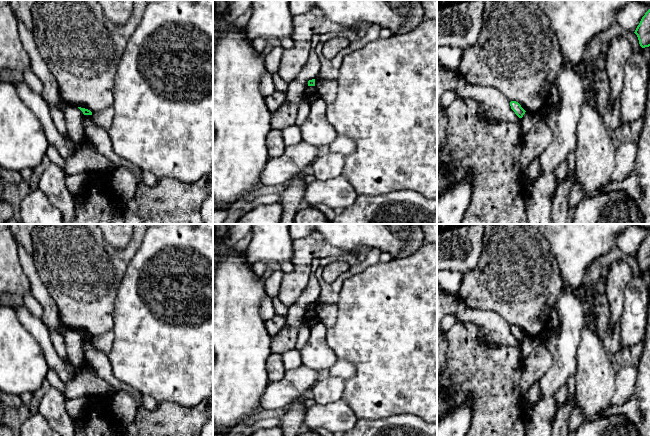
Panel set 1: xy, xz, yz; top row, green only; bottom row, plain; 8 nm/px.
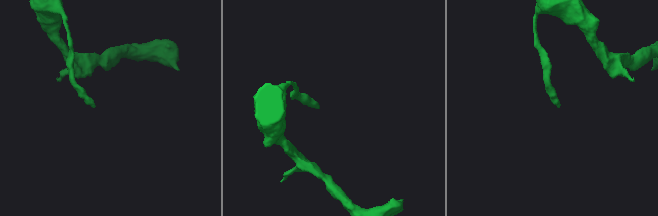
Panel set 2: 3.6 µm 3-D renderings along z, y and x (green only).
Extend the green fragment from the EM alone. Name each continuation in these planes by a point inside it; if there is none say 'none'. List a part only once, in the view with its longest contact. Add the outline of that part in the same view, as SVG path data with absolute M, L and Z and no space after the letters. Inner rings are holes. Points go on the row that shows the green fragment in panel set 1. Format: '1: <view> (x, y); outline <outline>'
none

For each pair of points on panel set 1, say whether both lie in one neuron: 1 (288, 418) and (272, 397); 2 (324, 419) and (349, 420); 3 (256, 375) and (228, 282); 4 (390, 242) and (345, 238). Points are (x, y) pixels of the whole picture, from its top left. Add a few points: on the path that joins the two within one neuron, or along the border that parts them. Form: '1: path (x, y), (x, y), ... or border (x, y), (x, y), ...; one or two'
1: border (308, 390), (290, 405); two
2: path (330, 419), (343, 419); one
3: path (241, 352), (240, 339), (231, 325), (231, 305); one
4: path (379, 238), (356, 238); one

